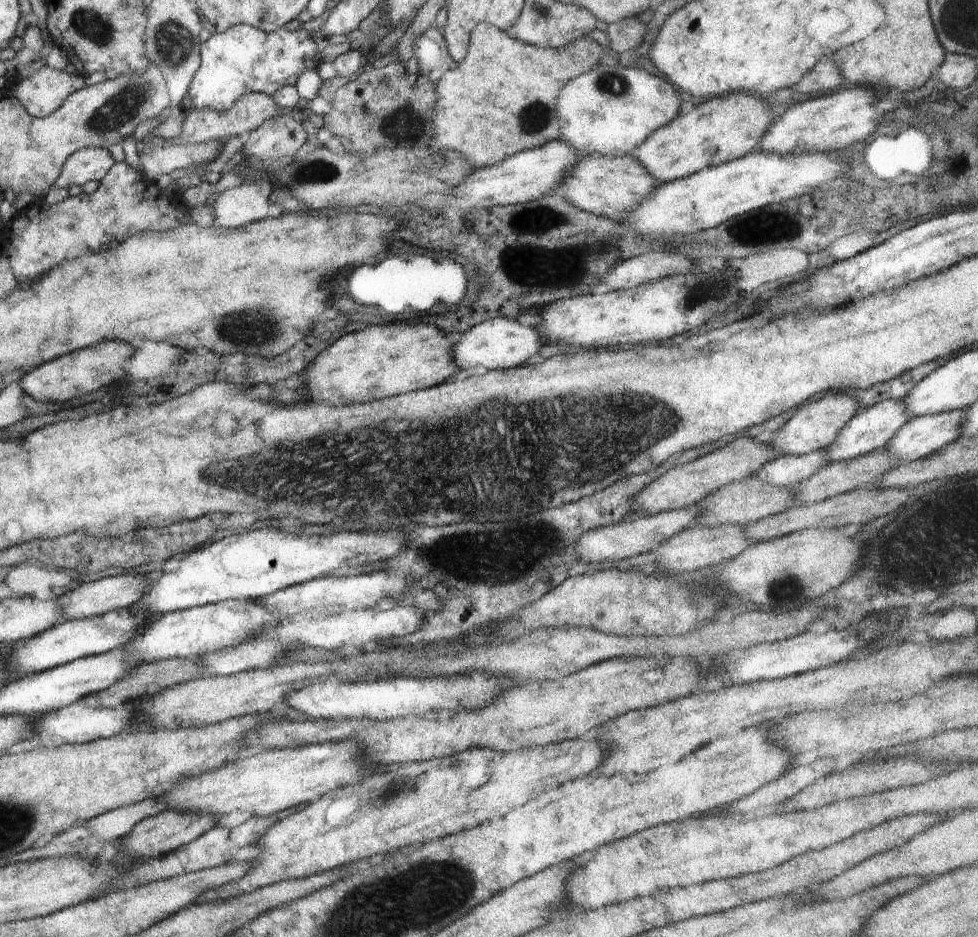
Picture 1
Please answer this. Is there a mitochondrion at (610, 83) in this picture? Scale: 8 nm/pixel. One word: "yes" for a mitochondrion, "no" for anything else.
yes

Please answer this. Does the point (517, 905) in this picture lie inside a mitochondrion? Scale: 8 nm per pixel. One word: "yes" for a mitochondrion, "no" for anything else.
no

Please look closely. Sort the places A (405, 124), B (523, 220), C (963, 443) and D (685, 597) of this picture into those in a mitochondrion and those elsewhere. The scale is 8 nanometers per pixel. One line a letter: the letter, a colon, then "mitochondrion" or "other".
A: mitochondrion
B: other
C: other
D: mitochondrion

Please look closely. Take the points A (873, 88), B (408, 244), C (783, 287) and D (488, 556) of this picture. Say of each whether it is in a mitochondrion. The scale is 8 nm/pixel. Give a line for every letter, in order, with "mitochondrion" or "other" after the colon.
A: other
B: other
C: other
D: mitochondrion

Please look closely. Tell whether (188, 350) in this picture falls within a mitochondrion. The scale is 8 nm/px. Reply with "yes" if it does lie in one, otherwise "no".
no

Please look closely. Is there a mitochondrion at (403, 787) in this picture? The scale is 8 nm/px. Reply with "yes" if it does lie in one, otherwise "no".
yes

